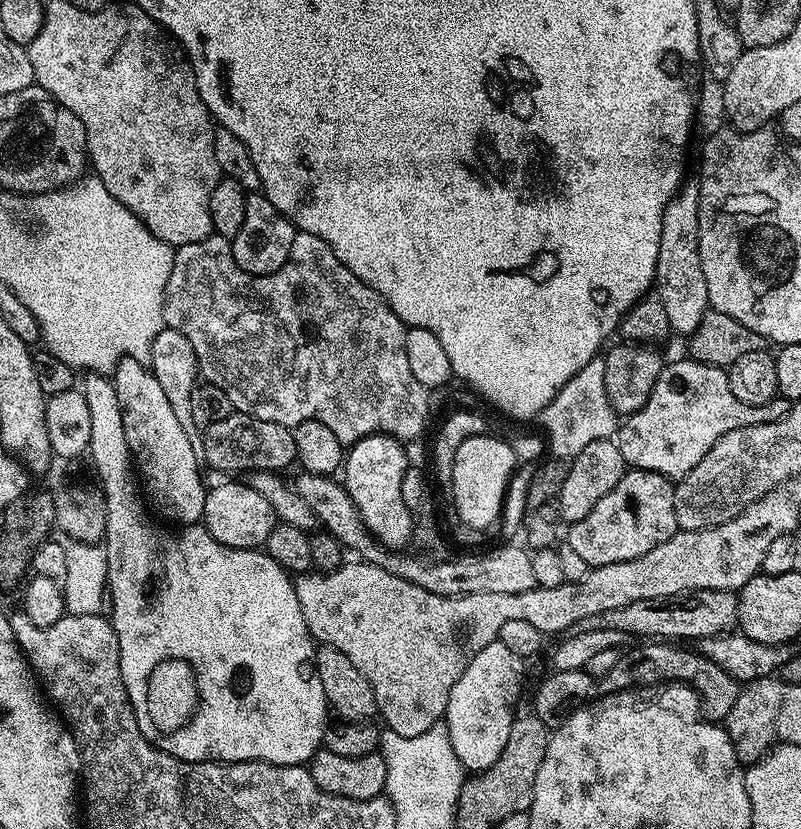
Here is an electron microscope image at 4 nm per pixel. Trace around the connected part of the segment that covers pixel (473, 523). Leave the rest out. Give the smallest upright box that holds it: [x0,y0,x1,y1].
[450,435,518,528]

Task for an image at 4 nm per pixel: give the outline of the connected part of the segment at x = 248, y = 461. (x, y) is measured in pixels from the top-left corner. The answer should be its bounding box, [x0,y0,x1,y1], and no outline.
[200,411,297,472]

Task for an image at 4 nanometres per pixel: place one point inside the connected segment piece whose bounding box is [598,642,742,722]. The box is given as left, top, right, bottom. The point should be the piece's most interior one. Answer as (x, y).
(652, 663)

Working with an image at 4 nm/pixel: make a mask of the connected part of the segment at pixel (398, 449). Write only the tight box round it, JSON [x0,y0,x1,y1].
[342,432,412,550]

